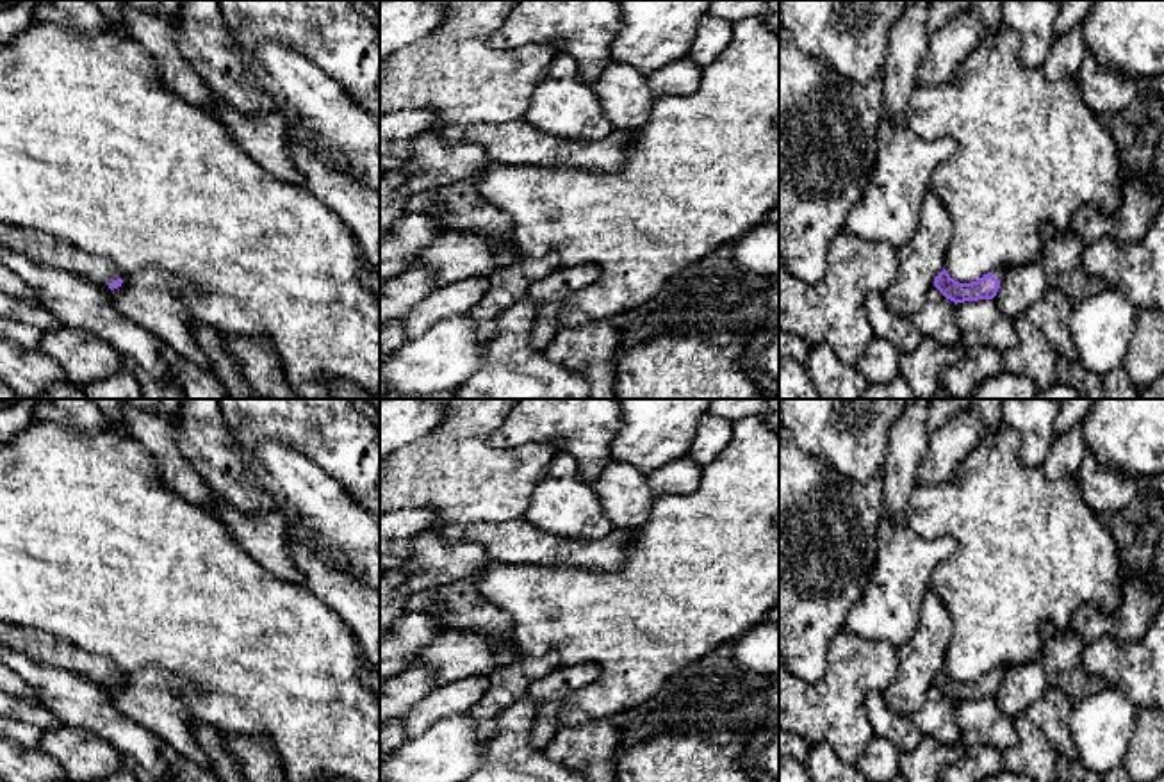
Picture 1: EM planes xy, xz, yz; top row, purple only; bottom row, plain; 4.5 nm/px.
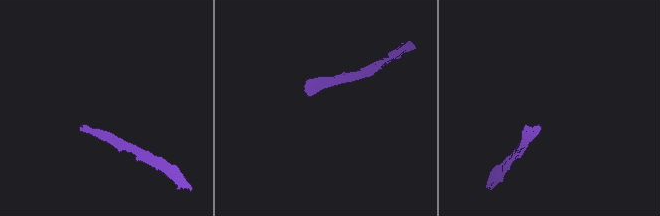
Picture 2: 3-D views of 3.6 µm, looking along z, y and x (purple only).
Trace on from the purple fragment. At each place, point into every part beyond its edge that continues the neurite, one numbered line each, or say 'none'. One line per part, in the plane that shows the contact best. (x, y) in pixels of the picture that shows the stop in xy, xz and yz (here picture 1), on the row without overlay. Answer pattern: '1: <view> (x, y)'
1: xy (41, 647)

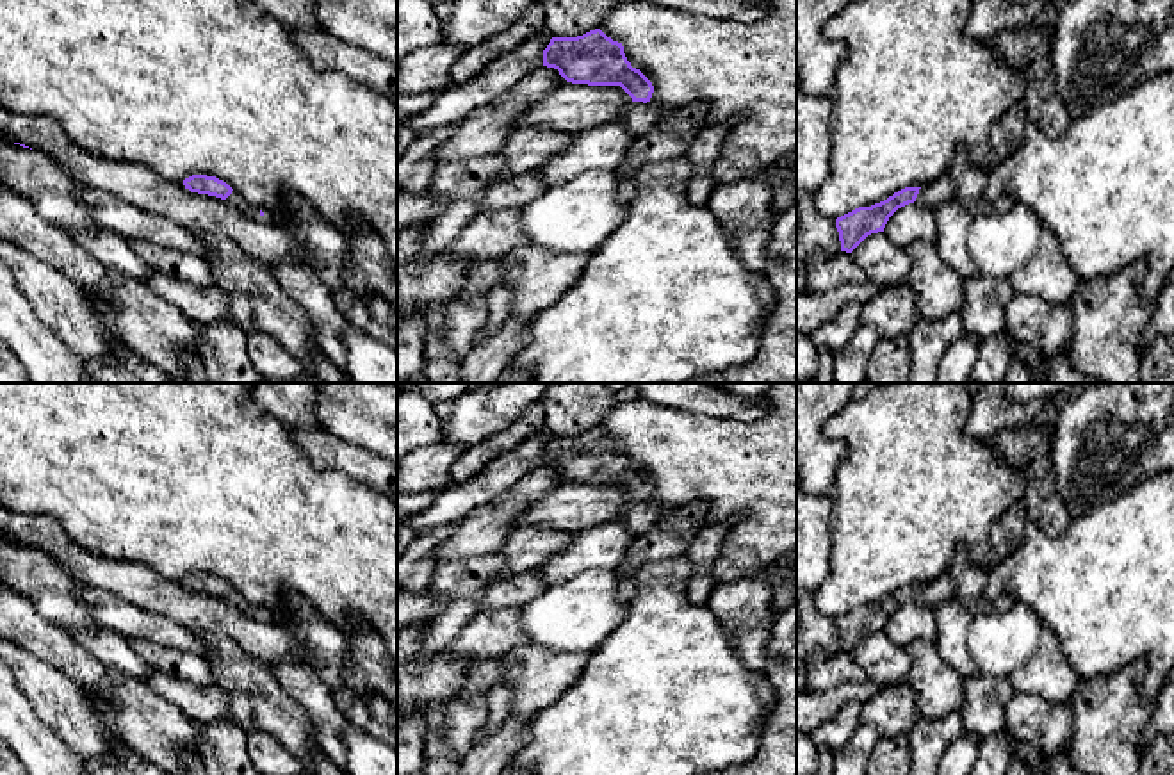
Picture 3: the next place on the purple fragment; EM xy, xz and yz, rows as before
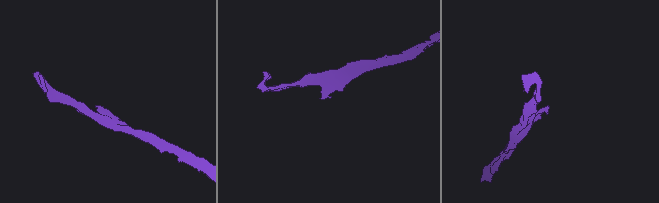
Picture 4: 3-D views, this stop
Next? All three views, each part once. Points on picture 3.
1: yz (932, 594)

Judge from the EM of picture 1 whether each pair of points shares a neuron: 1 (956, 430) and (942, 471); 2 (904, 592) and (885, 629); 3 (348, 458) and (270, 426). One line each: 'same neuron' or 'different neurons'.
1: same neuron
2: same neuron
3: same neuron

